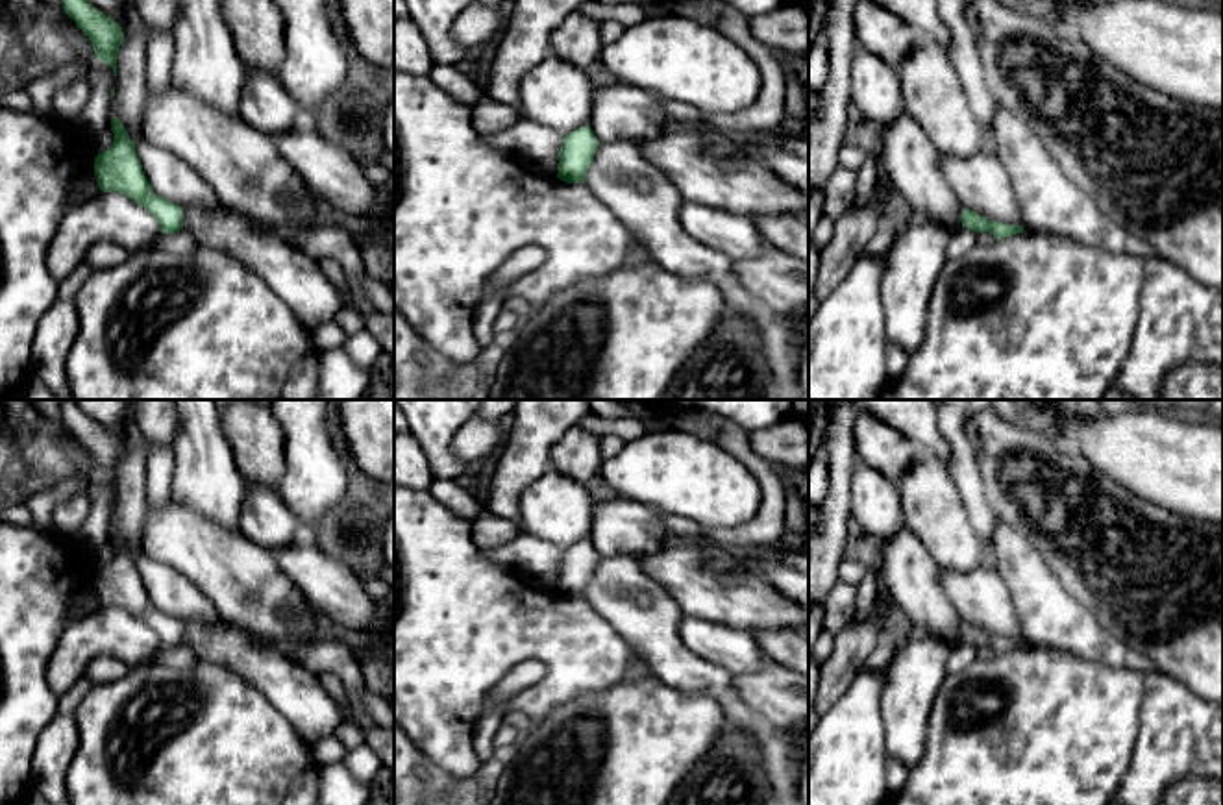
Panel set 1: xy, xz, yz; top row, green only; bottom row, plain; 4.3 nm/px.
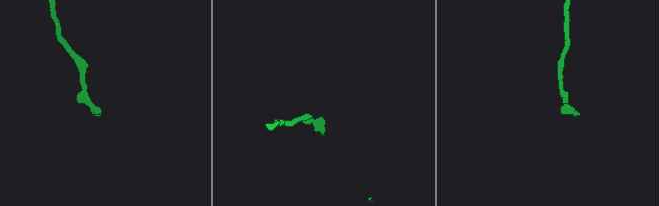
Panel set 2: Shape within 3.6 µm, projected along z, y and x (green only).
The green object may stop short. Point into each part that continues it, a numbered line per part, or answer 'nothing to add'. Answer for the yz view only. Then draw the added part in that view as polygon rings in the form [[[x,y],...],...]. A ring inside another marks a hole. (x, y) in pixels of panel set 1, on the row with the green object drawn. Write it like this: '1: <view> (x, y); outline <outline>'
nothing to add

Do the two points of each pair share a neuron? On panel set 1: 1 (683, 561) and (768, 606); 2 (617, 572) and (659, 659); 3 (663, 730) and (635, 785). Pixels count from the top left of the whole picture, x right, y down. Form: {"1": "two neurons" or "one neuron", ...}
{"1": "one neuron", "2": "one neuron", "3": "one neuron"}

